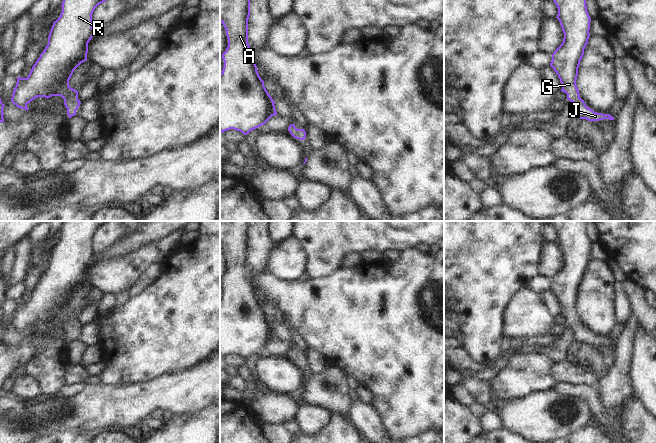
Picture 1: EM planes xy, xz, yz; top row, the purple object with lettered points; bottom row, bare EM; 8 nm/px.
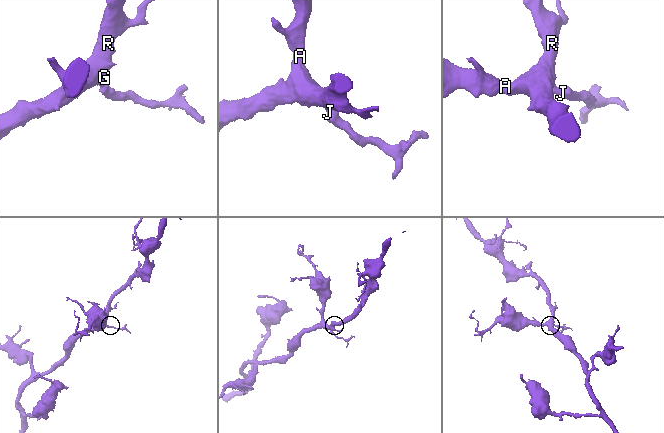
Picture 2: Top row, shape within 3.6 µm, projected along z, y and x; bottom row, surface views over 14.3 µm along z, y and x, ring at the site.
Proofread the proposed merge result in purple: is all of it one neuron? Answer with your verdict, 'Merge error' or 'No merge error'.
No merge error.

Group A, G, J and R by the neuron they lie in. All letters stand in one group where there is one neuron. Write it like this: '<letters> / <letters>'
A G J R

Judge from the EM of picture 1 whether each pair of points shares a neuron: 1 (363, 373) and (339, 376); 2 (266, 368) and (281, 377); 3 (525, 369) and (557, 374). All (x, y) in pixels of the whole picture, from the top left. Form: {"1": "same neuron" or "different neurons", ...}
{"1": "different neurons", "2": "same neuron", "3": "different neurons"}

